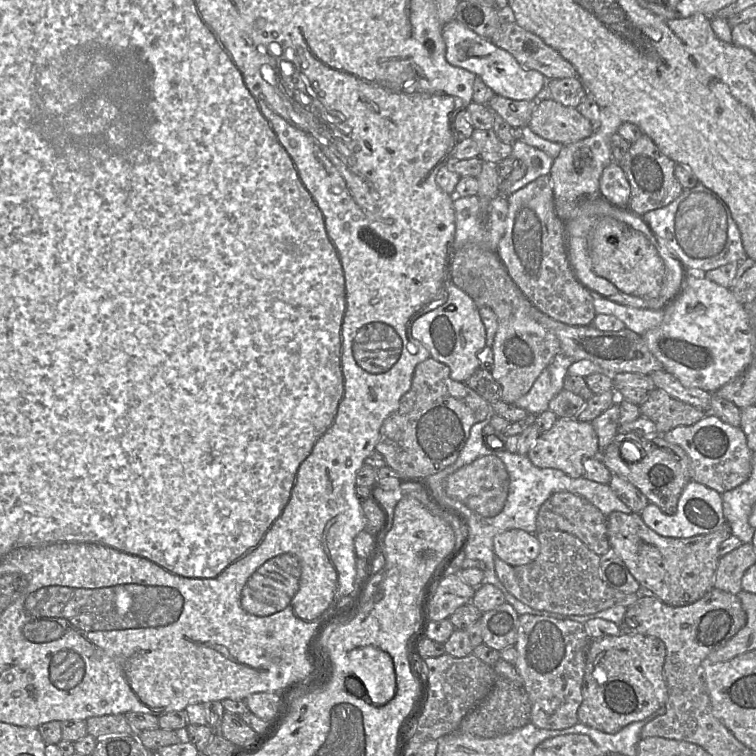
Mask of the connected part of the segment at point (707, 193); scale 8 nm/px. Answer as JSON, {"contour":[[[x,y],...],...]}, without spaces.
{"contour":[[[699,182],[693,188],[683,189],[668,205],[651,210],[641,217],[658,241],[682,263],[687,272],[706,272],[731,262],[741,262],[746,258],[740,231],[728,205],[718,194]]]}

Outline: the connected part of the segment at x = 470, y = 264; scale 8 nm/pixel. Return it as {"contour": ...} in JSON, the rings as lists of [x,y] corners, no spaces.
{"contour":[[[466,244],[453,253],[451,264],[451,281],[468,296],[482,296],[485,306],[491,308],[497,316],[498,328],[492,346],[494,364],[491,370],[493,378],[501,386],[501,400],[514,404],[519,398],[528,393],[538,376],[561,351],[558,338],[531,317],[531,301],[520,290],[509,275],[497,252],[485,250],[475,244]]]}

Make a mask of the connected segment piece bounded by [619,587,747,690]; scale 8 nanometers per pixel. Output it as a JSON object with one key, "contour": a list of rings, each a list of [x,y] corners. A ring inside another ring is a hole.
{"contour":[[[712,588],[701,599],[686,606],[670,606],[665,604],[657,596],[649,591],[642,590],[642,596],[627,607],[623,620],[619,624],[622,634],[642,634],[659,638],[666,647],[666,657],[664,662],[664,679],[668,690],[684,684],[694,675],[699,675],[702,667],[707,663],[708,655],[722,647],[731,639],[747,621],[746,613],[741,601],[732,593]]]}

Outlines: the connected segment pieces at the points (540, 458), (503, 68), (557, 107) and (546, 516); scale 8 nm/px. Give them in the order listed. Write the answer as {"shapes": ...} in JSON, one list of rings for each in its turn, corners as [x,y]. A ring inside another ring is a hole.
{"shapes":[[[[558,418],[547,432],[540,434],[527,456],[536,467],[559,469],[572,478],[578,478],[585,475],[583,461],[598,457],[600,452],[598,436],[591,422]]],[[[455,19],[444,24],[442,36],[446,44],[446,61],[452,66],[474,73],[499,96],[516,101],[534,100],[547,85],[548,80],[540,72],[520,66],[510,53],[464,27]]],[[[553,99],[537,102],[529,128],[538,136],[563,145],[591,136],[595,124],[574,107],[564,106]]],[[[571,492],[554,493],[540,507],[537,515],[537,533],[547,530],[559,530],[572,534],[599,556],[610,549],[607,517],[587,499]]]]}

